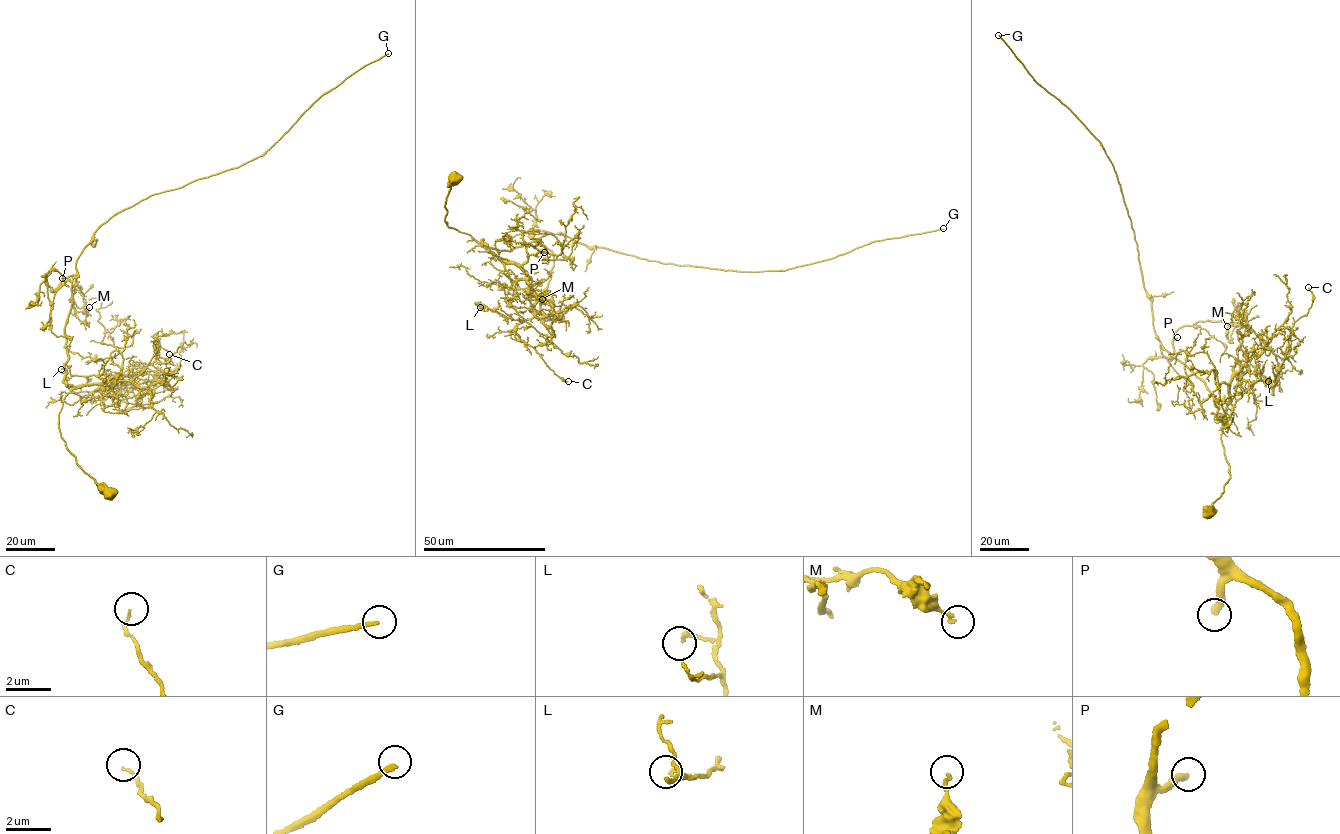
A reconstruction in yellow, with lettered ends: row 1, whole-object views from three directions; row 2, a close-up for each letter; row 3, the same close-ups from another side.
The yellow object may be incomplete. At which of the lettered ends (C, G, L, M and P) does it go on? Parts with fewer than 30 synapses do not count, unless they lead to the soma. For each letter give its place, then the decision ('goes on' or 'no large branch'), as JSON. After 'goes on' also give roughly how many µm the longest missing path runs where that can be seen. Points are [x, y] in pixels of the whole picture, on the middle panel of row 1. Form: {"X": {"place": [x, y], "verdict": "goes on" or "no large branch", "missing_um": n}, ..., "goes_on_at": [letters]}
{"C": {"place": [568, 381], "verdict": "no large branch"}, "G": {"place": [943, 228], "verdict": "goes on", "missing_um": 250}, "L": {"place": [480, 307], "verdict": "no large branch"}, "M": {"place": [542, 299], "verdict": "no large branch"}, "P": {"place": [544, 252], "verdict": "goes on", "missing_um": 60}, "goes_on_at": ["G", "P"]}

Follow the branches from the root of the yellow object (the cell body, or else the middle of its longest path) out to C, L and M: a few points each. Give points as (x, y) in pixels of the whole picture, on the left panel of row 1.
C: (107, 492), (61, 437), (63, 398), (135, 376), (123, 387), (122, 374), (137, 365), (170, 373), (169, 354)
L: (107, 492), (68, 449), (59, 413), (73, 389), (136, 377), (111, 388), (75, 393), (61, 369)
M: (107, 492), (59, 424), (73, 387), (72, 286), (56, 290), (61, 280), (76, 278), (73, 315), (89, 307)

